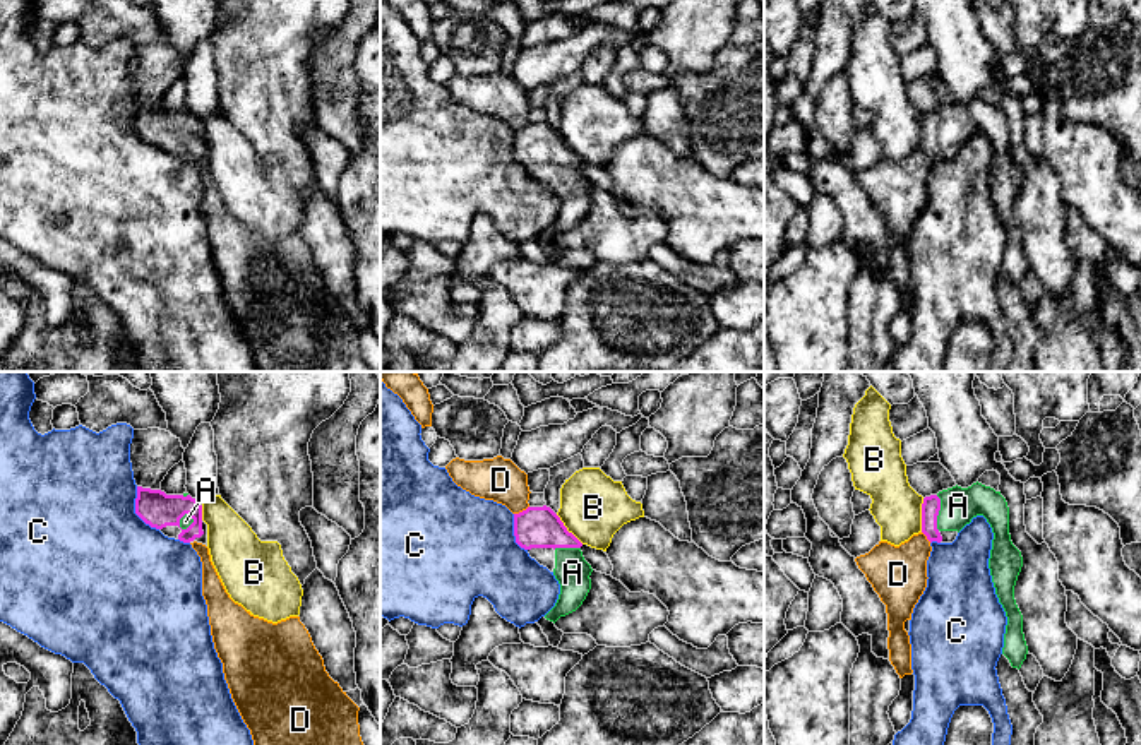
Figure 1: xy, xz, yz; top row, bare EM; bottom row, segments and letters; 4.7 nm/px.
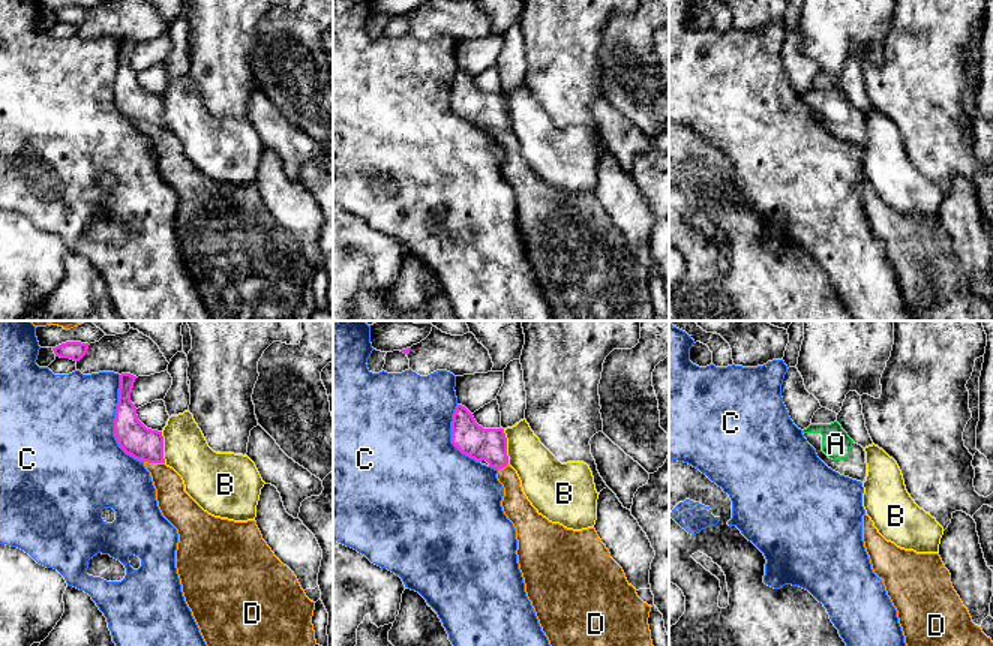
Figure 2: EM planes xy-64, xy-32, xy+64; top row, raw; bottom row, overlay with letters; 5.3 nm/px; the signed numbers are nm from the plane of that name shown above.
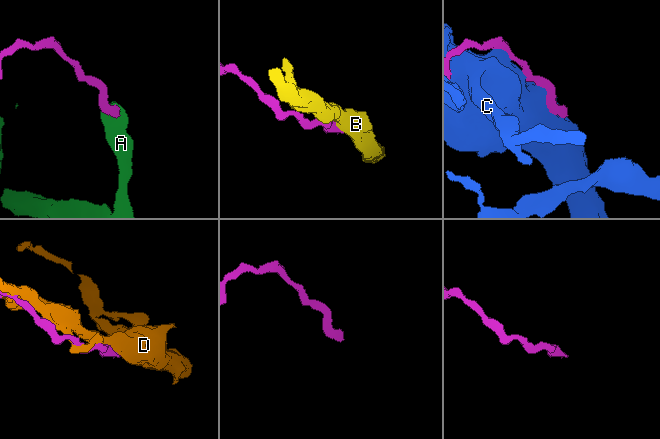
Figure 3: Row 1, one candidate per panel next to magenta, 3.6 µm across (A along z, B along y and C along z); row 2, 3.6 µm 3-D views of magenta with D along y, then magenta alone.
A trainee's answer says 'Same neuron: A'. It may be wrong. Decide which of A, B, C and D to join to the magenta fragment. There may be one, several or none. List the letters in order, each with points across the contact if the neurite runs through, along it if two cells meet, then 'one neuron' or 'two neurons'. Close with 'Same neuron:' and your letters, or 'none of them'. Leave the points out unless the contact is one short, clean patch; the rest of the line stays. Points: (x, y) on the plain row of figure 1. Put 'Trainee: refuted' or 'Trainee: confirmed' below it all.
A: across yz (931, 122), (937, 129), (958, 122) | one neuron
B: along yz (924, 115), (920, 148) | two neurons
C: two neurons
D: two neurons
Same neuron: A
Trainee: confirmed

